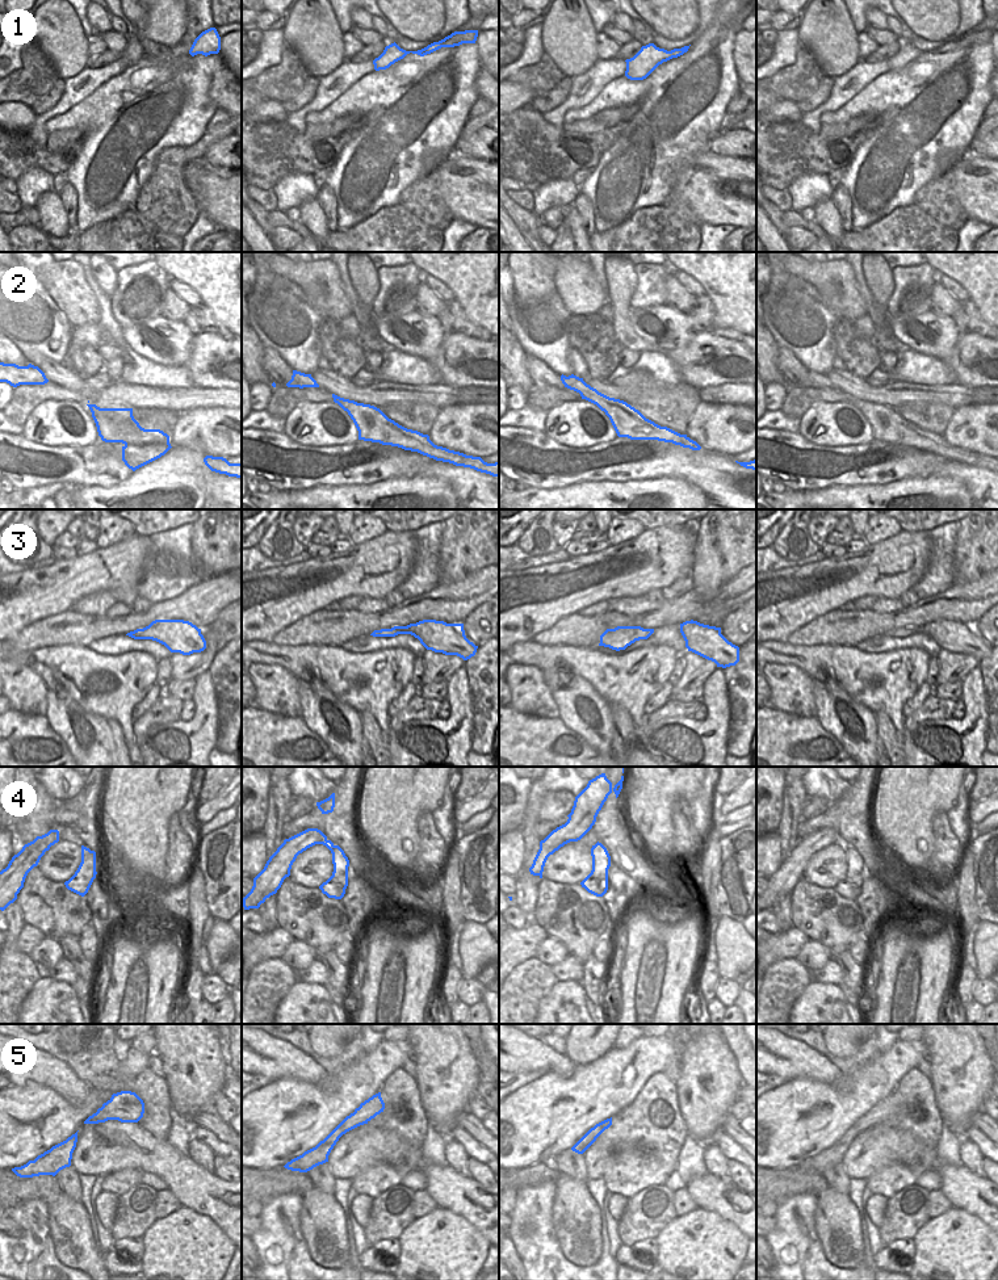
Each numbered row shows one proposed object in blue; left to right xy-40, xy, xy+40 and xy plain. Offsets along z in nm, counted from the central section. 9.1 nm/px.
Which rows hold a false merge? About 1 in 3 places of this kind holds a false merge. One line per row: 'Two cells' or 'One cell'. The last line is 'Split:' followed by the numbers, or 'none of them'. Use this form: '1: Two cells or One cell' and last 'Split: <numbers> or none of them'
1: One cell
2: One cell
3: One cell
4: Two cells
5: One cell
Split: 4

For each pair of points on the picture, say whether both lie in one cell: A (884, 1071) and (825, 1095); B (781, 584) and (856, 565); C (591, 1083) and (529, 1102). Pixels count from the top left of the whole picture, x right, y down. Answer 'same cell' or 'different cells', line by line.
A: same cell
B: same cell
C: same cell

